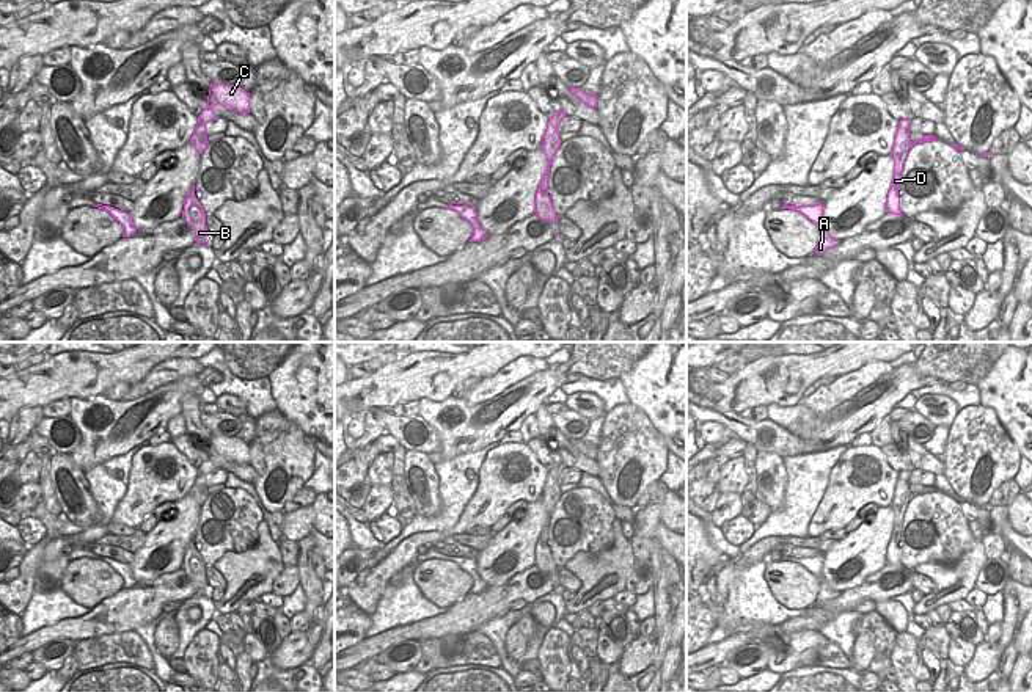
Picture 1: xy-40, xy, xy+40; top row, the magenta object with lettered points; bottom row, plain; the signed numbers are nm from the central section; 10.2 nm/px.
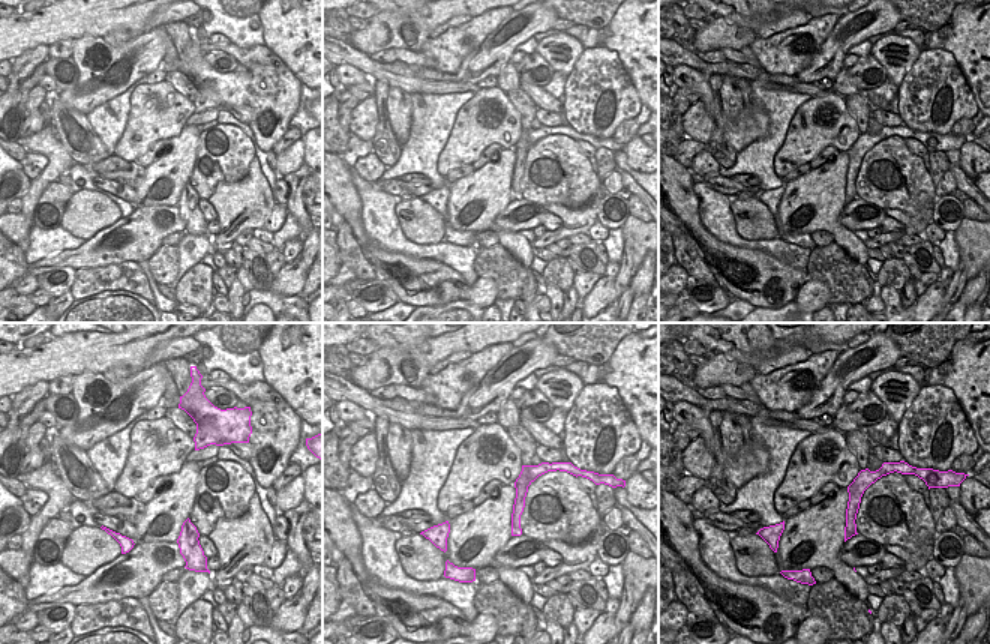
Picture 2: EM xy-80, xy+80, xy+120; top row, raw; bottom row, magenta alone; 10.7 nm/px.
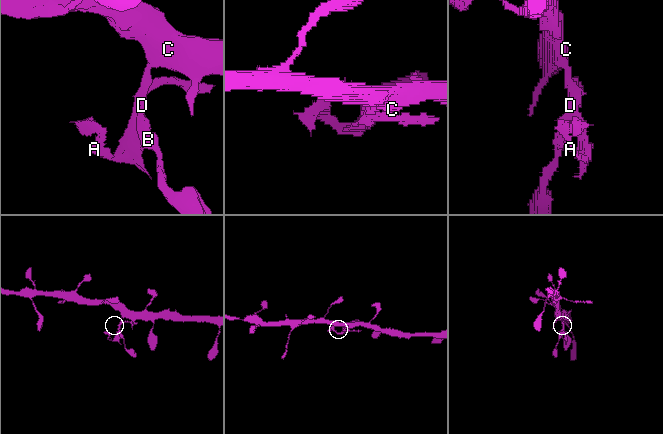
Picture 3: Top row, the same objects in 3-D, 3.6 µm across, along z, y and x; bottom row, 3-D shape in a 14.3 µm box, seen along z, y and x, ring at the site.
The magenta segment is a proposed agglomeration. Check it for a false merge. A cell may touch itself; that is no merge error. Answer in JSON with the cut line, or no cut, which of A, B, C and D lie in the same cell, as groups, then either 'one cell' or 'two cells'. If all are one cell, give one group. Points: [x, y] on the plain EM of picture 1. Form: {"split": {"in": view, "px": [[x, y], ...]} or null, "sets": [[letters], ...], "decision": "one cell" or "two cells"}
{"split": null, "sets": [["A", "B", "C", "D"]], "decision": "one cell"}

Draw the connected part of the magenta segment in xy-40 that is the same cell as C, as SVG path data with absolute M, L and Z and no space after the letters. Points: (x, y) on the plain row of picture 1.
M210 435L207 458L198 468L198 475L190 490L198 505L203 507L209 493L206 486L206 475L210 474L217 466L210 460L212 457L223 457L226 461L234 461L239 464L250 464L250 444L247 444L239 436L223 436Z

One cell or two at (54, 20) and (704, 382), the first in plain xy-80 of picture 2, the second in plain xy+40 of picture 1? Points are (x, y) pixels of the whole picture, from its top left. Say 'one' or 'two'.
two

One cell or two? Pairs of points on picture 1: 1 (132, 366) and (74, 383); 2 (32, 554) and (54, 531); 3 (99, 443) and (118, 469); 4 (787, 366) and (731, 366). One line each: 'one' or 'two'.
1: one
2: one
3: two
4: two

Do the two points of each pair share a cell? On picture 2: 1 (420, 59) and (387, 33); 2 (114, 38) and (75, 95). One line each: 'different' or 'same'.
1: different
2: different

